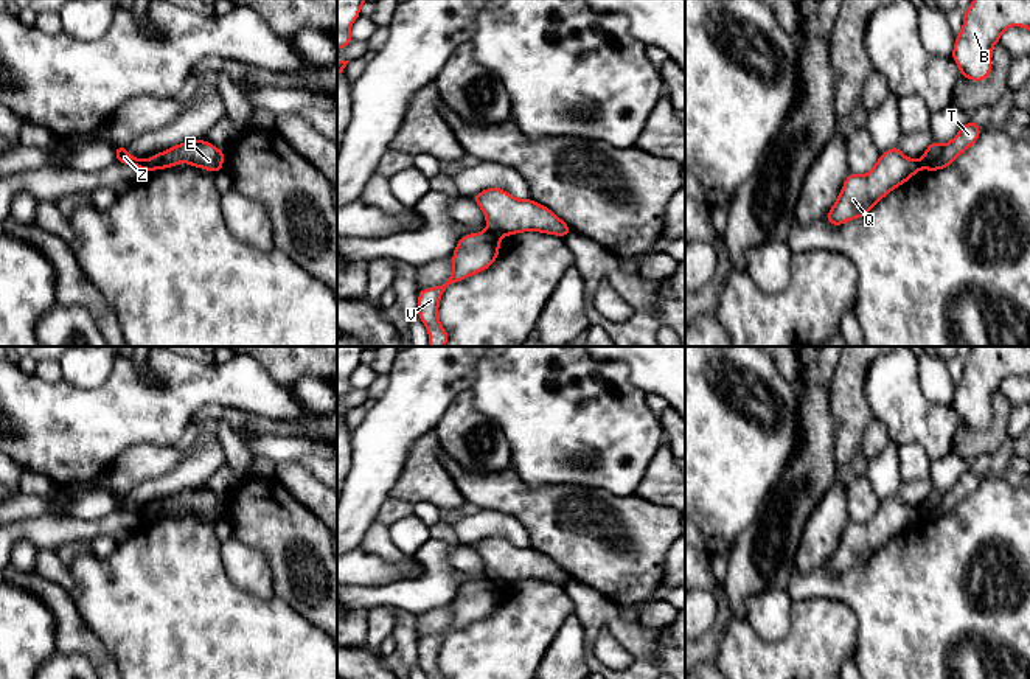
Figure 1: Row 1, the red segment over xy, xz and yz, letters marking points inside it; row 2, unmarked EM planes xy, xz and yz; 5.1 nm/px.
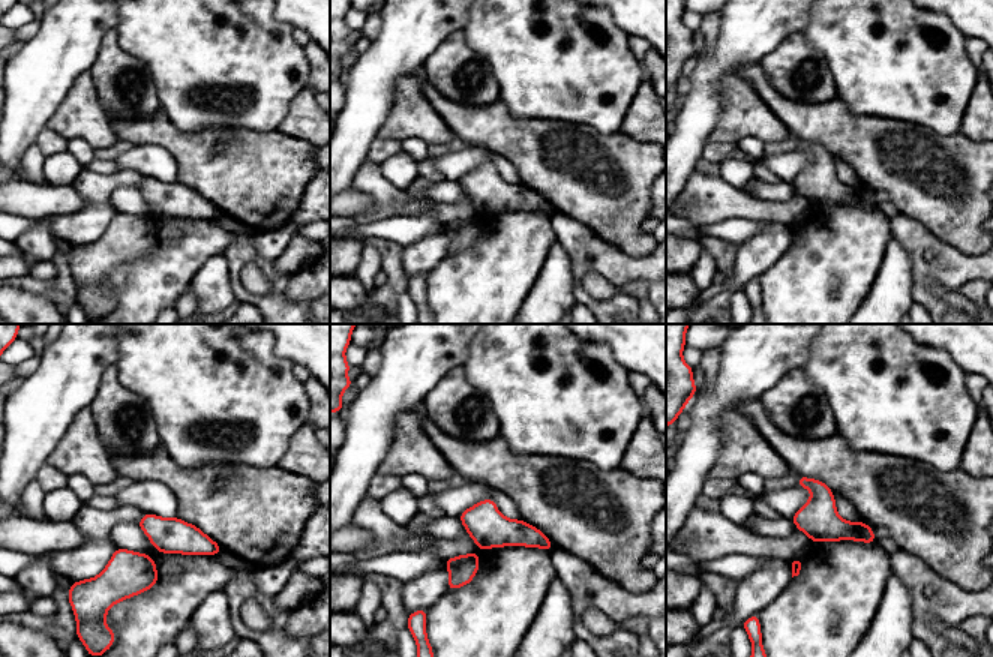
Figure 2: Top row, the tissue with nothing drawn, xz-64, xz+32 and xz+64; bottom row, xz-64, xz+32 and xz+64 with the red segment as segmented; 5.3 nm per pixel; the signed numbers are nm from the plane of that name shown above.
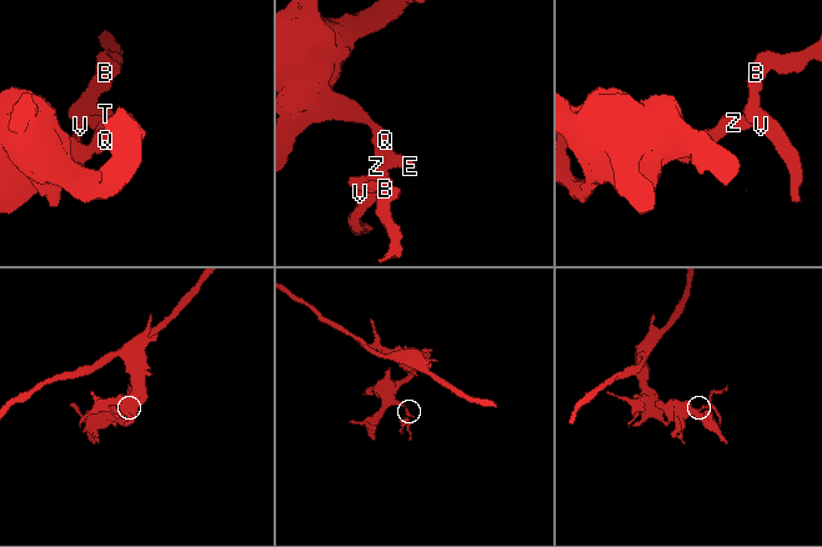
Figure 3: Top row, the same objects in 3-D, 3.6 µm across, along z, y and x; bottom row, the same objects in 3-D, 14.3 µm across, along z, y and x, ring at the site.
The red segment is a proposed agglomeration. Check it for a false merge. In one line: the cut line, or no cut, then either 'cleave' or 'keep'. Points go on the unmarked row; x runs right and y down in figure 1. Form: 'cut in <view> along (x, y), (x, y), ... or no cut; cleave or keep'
cut in xz along (488, 577), (499, 586); cleave

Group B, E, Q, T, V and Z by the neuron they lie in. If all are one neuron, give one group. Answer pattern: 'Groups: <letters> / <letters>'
Groups: B T V Z / E Q

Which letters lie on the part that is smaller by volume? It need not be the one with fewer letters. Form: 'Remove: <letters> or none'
Remove: B, T, V, Z

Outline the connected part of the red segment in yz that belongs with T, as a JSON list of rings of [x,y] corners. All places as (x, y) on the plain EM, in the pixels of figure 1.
[[[969,469],[959,477],[957,483],[951,489],[945,493],[931,489],[927,497],[918,508],[920,517],[938,519],[951,514],[960,502],[963,502],[979,488],[979,485],[980,485],[979,471]]]

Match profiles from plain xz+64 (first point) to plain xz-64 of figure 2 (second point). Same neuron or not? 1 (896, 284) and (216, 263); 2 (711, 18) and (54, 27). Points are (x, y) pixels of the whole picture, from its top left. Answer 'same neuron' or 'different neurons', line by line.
1: same neuron
2: different neurons

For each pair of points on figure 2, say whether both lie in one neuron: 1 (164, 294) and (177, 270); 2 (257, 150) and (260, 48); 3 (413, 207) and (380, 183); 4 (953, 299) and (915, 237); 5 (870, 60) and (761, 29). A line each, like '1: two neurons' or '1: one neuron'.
1: one neuron
2: two neurons
3: one neuron
4: one neuron
5: two neurons

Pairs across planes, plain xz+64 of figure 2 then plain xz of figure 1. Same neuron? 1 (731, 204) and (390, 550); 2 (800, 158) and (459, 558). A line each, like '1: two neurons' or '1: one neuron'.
1: one neuron
2: two neurons

